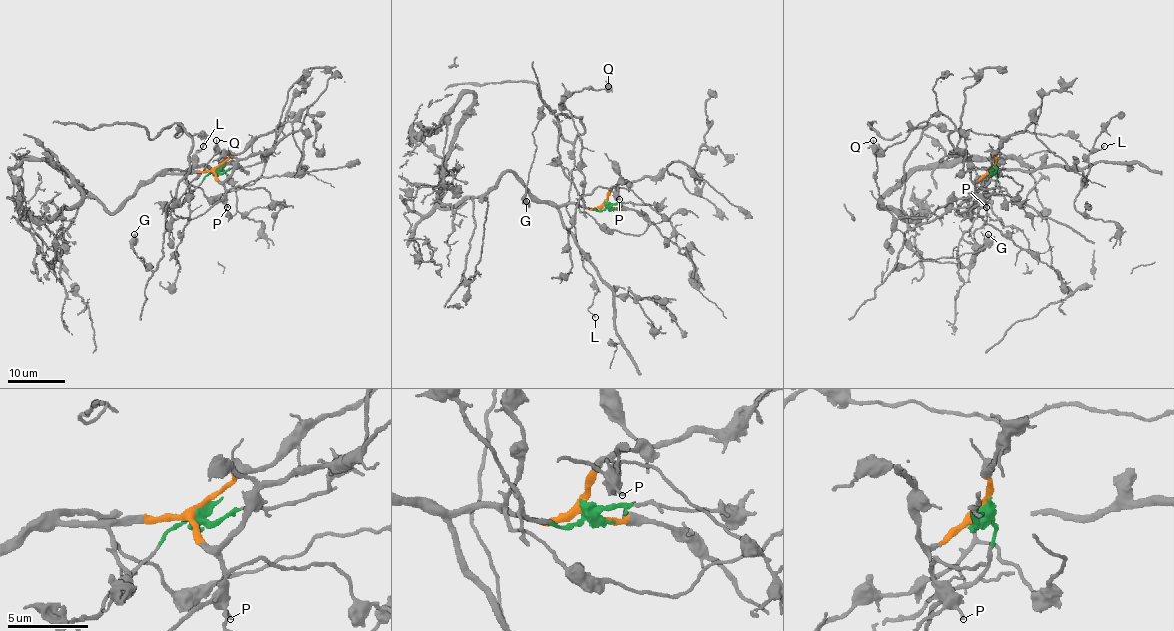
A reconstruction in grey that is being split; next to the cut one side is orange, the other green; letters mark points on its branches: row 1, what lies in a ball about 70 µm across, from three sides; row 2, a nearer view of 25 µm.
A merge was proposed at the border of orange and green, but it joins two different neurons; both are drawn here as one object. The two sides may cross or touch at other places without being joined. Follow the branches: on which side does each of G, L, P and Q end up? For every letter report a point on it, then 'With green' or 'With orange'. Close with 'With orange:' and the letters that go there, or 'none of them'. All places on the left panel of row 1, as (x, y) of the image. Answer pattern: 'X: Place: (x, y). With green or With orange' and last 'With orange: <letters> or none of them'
G: Place: (134, 234). With green
L: Place: (203, 146). With green
P: Place: (227, 207). With orange
Q: Place: (216, 140). With orange
With orange: P, Q

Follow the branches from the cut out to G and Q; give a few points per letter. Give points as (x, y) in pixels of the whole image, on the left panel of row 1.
G: (215, 168), (179, 206), (167, 212), (163, 258), (153, 271), (134, 252), (134, 233)
Q: (215, 168), (186, 176), (192, 197), (189, 217), (174, 219), (170, 212), (216, 151), (216, 140)

